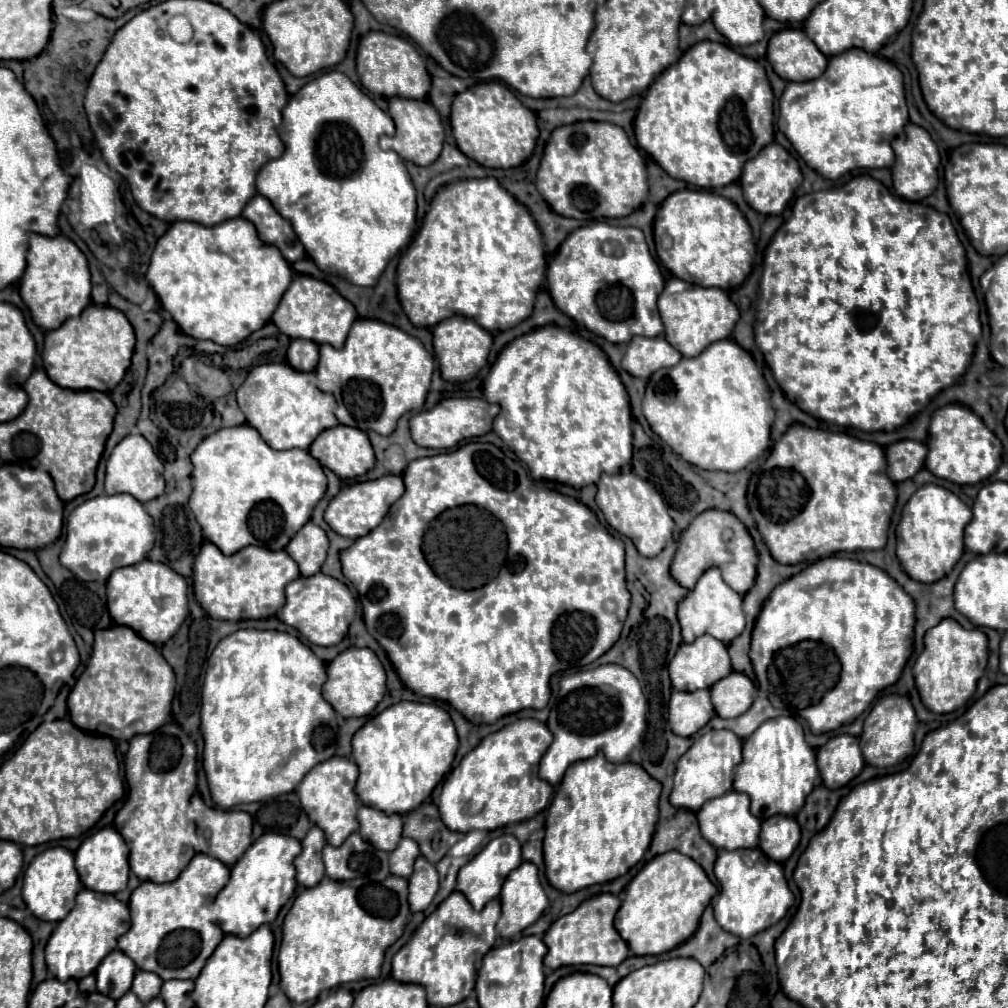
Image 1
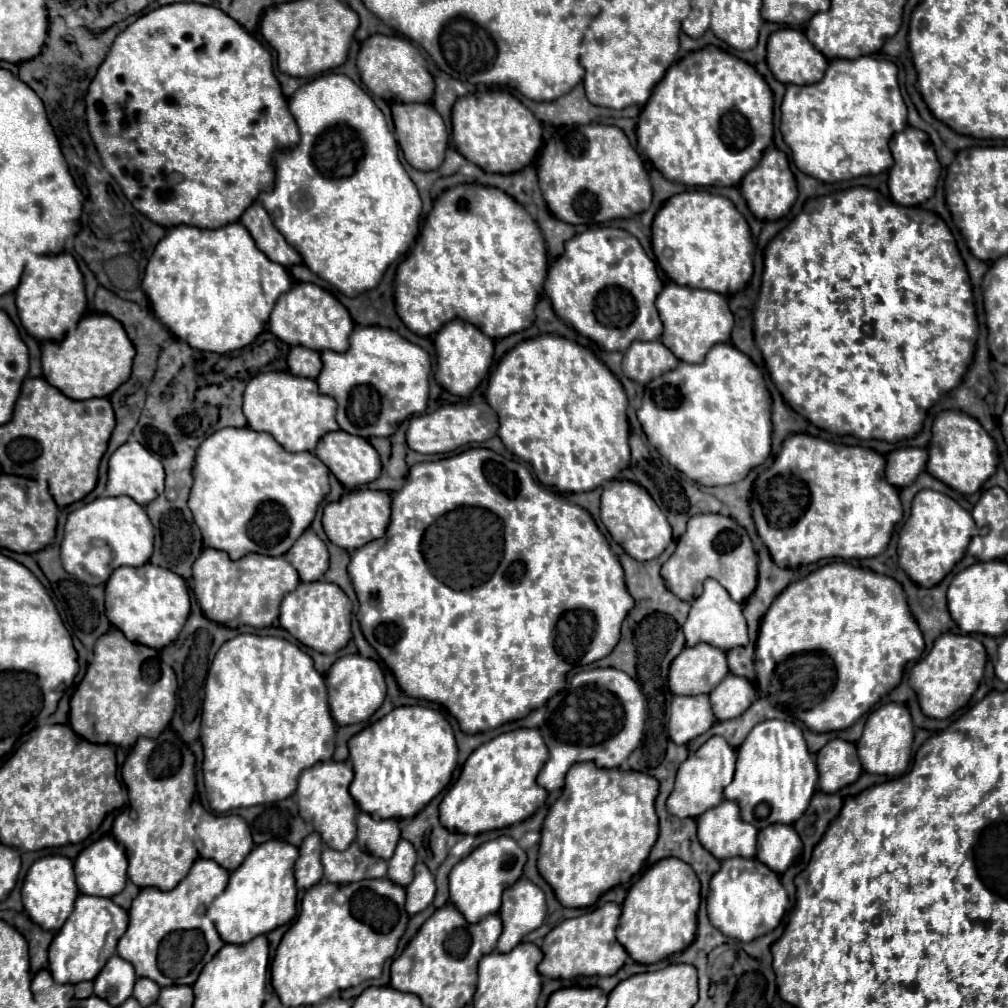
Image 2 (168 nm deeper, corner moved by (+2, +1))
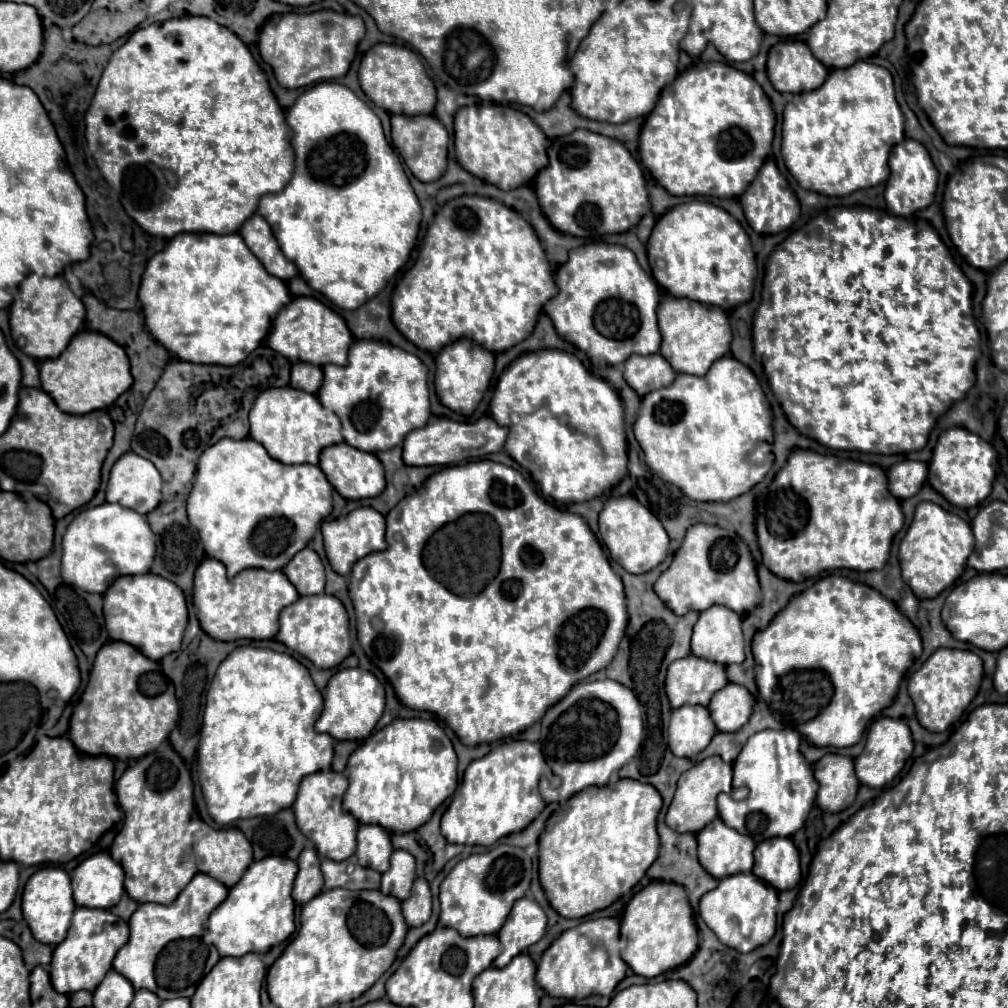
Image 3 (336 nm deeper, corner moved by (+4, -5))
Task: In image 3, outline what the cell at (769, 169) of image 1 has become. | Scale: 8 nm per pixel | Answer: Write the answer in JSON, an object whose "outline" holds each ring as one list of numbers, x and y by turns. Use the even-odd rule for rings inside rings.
{"outline":[[766,160,766,164,760,168,758,176,752,180,748,190,740,196,740,204,744,208,748,224,760,234,778,234,778,232,786,230,800,216,798,198,792,192,788,180,776,168,774,160]]}

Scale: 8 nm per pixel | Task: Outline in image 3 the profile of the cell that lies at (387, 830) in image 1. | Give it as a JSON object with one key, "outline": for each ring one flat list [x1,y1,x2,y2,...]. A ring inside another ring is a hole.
{"outline":[[360,824,356,840,358,840,358,848,356,848,358,864,366,868,374,868,378,872,386,872,386,868,390,866,388,860,394,852,390,832,382,826]]}

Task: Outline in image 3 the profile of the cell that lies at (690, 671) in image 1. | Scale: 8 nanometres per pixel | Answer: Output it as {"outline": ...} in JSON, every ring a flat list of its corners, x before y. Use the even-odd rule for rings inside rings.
{"outline":[[692,654,670,664,666,674,666,694,672,708,684,704,708,706,710,698,726,684,726,668,722,664]]}

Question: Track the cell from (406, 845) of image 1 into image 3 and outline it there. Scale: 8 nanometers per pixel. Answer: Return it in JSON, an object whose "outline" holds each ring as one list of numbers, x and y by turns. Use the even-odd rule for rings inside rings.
{"outline":[[394,850,390,856,390,868,382,874,382,894,396,896,398,900,406,900,410,896,412,882,416,878,416,862,414,856,406,850]]}

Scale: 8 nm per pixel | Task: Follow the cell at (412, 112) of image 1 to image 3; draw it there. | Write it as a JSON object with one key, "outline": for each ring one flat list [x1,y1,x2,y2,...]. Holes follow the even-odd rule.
{"outline":[[391,116,391,140,398,154,404,158,410,172,420,182,434,182,446,170,446,156,448,156,448,132,434,116]]}

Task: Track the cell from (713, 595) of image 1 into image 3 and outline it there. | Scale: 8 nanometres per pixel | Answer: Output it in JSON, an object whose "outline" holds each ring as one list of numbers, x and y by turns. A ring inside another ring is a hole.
{"outline":[[714,604,700,612,692,632,692,654,714,660,722,666,744,660,742,616,726,606]]}

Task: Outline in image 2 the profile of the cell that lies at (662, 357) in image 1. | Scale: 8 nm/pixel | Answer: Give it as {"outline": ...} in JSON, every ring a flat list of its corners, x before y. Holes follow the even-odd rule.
{"outline":[[632,342,624,352,622,372,630,380,638,384,648,384,652,378,674,370,678,366,678,358,660,342]]}

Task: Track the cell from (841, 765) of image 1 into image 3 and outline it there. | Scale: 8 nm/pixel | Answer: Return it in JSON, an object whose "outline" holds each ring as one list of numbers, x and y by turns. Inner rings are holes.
{"outline":[[826,754,812,768,820,784,816,804,822,810,840,812,854,802,860,782,854,776,852,758,840,754]]}

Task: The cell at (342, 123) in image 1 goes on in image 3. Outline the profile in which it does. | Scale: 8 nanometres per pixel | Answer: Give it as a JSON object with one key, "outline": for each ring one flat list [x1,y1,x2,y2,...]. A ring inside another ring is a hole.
{"outline":[[320,82,312,88,308,88,304,94,298,96,294,106,286,110,286,122,292,128,292,146,294,146,294,152,296,152,294,176,280,194,266,194,266,196,260,198,258,214,268,220,270,228,274,228,274,236,276,236,282,252,286,252,286,256,290,256,290,260,294,260,294,264,300,270,300,276,308,282,308,286,318,290,320,294,324,294,338,308,354,310,354,308,362,306,366,300,370,300,372,296,376,296,386,286,386,282,410,260,410,252,414,248,414,242,416,242,416,236,418,236,418,230,420,230,420,220,422,220,420,202,418,202,418,198,416,198,416,194,414,194,414,190,408,182,408,176,406,176,406,172,400,164,398,154,386,142,380,118,350,88,346,88,338,82]]}

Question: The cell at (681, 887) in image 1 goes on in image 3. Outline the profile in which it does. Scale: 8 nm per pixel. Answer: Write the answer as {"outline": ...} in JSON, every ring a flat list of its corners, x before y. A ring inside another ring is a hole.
{"outline":[[654,880,634,894,624,910,620,932,620,956,634,970,634,974,652,978,682,966,692,958,696,948,698,930,694,926,692,908,684,886,676,882]]}

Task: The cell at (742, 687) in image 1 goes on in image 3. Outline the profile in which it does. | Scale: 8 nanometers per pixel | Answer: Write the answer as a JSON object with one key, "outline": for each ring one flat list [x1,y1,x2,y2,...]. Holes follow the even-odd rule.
{"outline":[[728,682,726,688,718,690,712,696,708,710,720,732,736,732,748,722,752,714,752,704,754,696,746,688]]}

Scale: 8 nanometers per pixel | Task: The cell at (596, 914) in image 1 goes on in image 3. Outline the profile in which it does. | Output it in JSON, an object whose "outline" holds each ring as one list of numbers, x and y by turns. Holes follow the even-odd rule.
{"outline":[[596,918,578,924,562,932,544,954,538,964,536,982,550,996,558,998,584,998,590,994,610,996,616,984,626,976,626,962,618,954,618,938,620,938,620,922,614,918]]}

